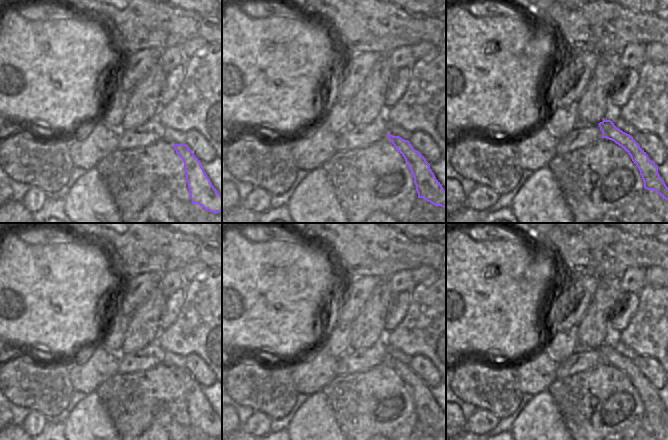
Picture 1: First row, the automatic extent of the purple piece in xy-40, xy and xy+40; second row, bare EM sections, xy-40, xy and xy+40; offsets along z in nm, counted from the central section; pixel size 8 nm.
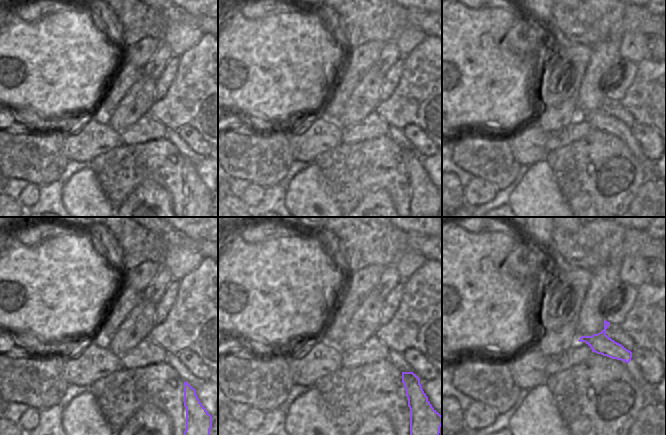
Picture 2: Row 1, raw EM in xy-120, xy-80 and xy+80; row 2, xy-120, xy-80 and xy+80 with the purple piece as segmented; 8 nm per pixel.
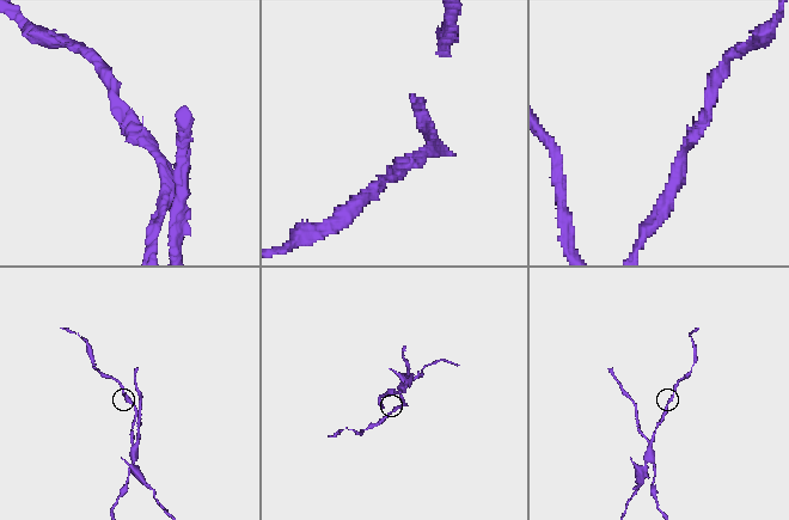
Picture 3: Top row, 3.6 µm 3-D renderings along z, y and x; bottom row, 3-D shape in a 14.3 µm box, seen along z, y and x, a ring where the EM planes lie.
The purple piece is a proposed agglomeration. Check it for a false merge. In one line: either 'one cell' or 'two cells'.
two cells

